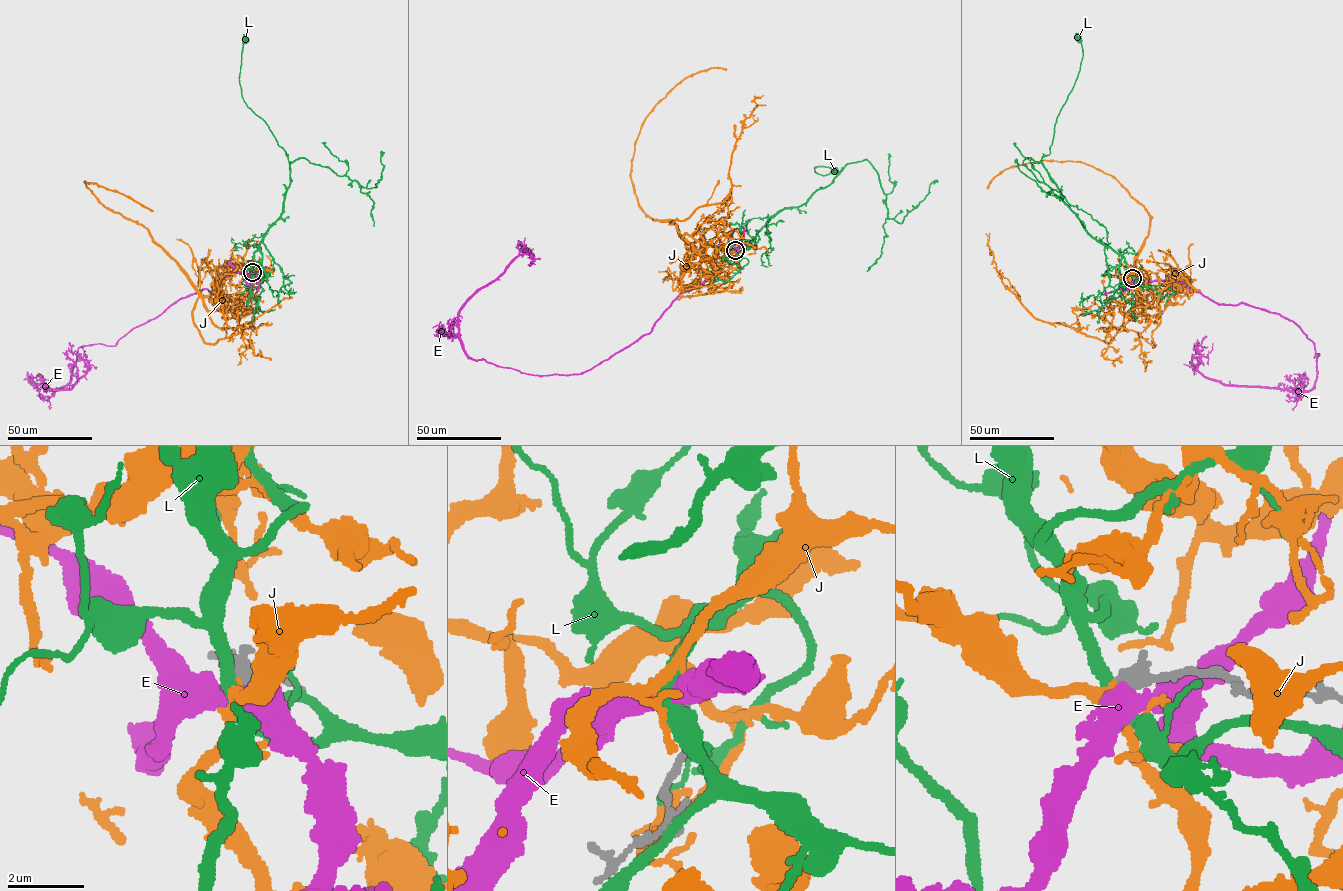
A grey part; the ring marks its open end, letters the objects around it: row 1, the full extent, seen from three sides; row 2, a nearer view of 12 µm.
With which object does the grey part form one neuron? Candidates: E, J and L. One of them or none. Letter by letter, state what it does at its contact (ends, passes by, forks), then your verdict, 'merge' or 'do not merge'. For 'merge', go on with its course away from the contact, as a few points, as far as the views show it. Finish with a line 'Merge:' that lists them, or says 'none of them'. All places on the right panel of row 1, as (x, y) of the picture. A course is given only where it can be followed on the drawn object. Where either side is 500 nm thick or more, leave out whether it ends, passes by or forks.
E: do not merge
J: merge | via (1133, 278), (1149, 302), (1140, 312), (1135, 268), (1151, 218), (1111, 175), (1042, 160), (1007, 168), (988, 188)
L: do not merge
Merge: J

